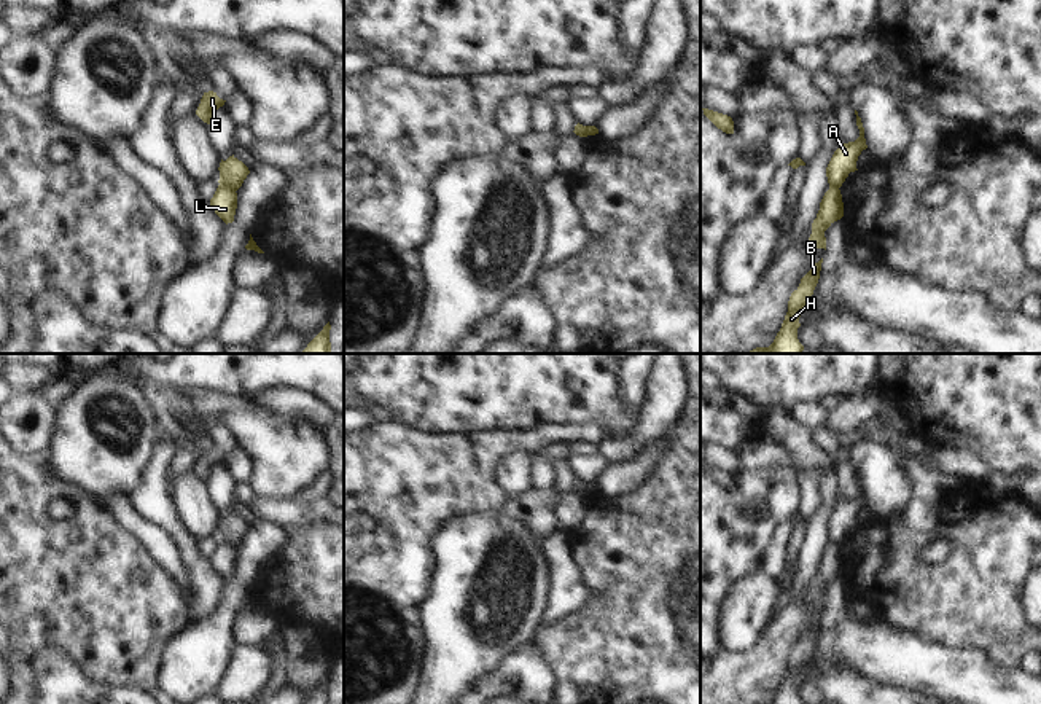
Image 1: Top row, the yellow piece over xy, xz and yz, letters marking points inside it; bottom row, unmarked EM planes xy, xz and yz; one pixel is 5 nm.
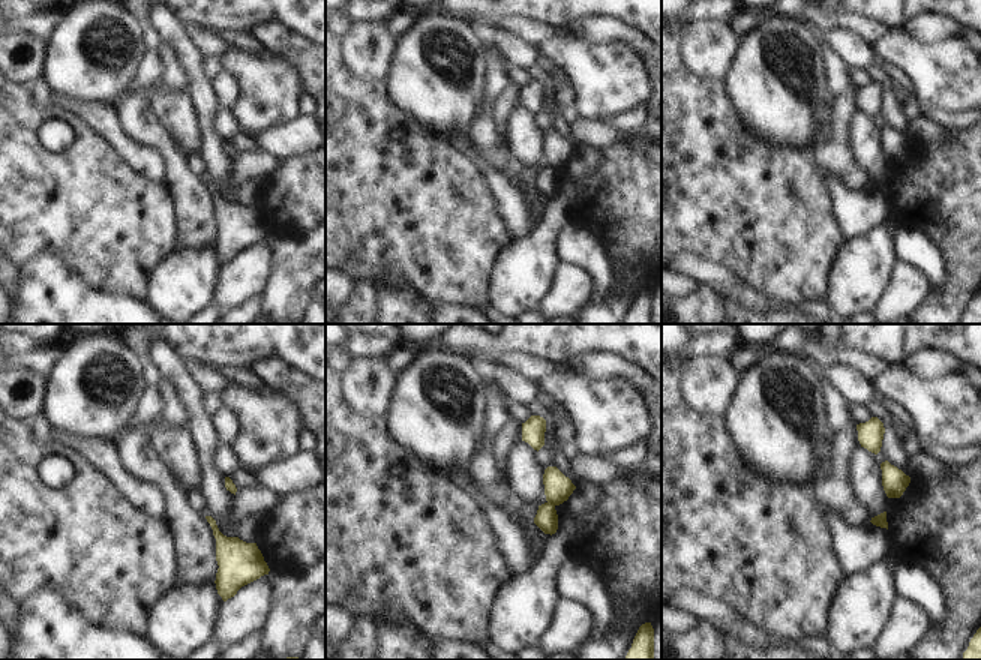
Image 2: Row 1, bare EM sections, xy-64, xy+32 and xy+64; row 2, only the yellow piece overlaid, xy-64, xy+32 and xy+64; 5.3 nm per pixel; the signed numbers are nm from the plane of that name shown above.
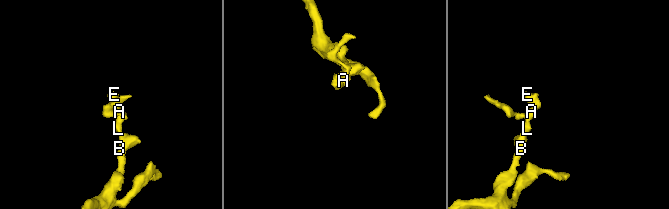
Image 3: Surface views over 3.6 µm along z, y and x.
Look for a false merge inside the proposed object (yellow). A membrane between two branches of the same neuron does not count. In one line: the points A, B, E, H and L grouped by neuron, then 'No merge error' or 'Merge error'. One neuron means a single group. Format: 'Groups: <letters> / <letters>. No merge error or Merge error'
Groups: A E / B H L. Merge error.

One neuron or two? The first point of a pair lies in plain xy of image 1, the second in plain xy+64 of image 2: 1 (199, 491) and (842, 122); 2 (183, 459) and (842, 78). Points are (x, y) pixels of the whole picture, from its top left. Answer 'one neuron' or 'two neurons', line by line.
1: two neurons
2: two neurons

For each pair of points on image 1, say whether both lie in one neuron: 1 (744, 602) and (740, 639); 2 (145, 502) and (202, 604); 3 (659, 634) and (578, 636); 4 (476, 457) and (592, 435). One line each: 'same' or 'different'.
1: same
2: same
3: same
4: same

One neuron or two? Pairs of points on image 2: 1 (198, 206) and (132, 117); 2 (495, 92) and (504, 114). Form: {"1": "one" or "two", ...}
{"1": "one", "2": "two"}

